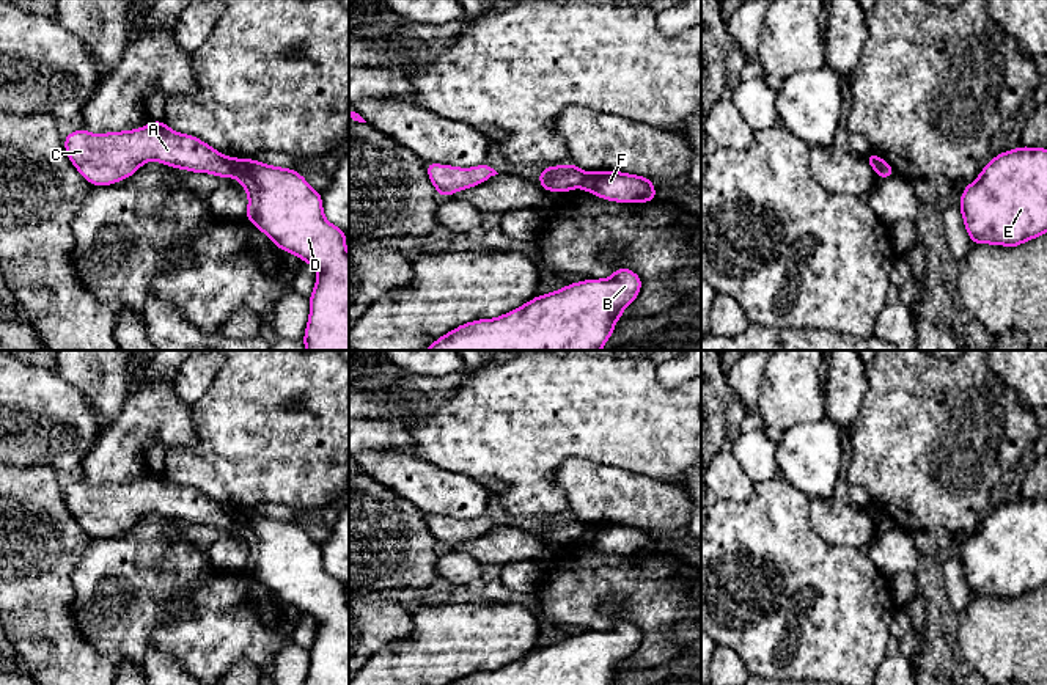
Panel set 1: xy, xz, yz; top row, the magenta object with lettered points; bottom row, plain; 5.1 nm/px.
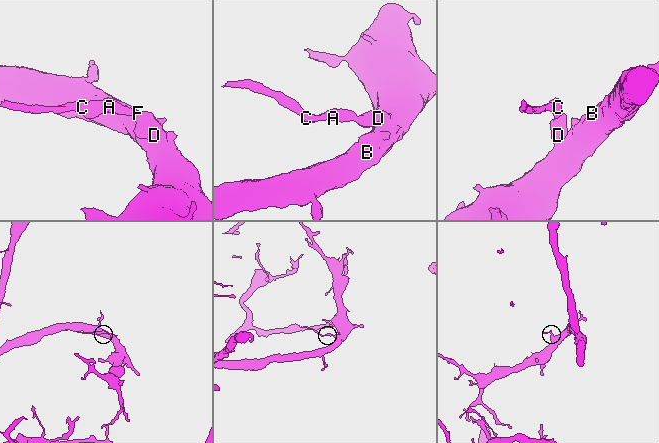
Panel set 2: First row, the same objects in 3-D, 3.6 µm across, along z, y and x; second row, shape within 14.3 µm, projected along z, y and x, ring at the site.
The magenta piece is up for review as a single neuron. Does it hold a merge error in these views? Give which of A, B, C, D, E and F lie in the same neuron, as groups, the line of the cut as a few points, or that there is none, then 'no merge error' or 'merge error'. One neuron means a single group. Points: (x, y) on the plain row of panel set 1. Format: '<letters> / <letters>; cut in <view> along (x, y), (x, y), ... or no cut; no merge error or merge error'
A C / B D E F; cut in xy along (238, 511), (230, 527); merge error

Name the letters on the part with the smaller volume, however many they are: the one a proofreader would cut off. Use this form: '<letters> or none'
A, C

